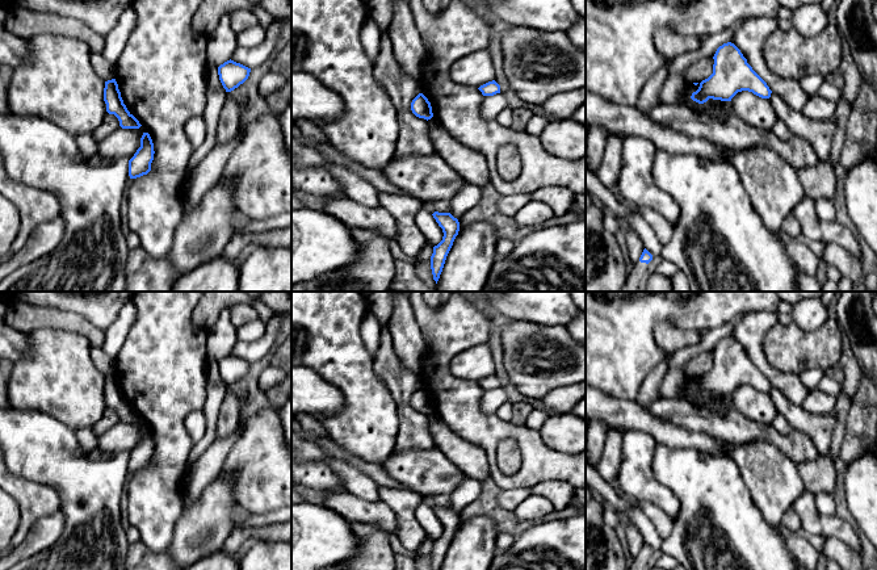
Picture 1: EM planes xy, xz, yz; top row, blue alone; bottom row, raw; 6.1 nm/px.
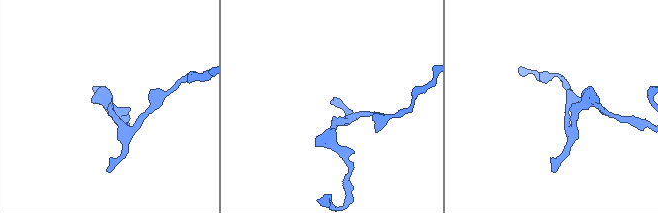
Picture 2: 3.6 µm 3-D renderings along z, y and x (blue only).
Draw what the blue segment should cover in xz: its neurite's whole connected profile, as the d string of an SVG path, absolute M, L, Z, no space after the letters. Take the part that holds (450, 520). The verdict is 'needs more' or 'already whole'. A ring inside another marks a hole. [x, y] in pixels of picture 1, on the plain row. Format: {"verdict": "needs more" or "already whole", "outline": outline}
{"verdict": "already whole", "outline": "M435 506L433 512L442 523L442 535L433 541L433 548L431 550L431 563L433 570L440 570L446 554L446 550L453 540L453 536L460 525L460 516L450 507Z"}

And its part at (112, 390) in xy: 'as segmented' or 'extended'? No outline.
extended

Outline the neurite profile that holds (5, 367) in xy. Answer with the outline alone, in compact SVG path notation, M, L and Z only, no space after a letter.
M0 359L0 407L11 407L8 399L8 380L12 374L13 364L5 359Z

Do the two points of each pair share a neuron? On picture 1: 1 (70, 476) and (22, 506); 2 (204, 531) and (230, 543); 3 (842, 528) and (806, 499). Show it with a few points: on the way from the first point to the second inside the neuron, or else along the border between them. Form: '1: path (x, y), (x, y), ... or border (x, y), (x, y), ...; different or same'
1: border (22, 478), (50, 485), (58, 494), (59, 510); different
2: border (235, 527), (219, 549); different
3: path (831, 526), (825, 526), (809, 510); same

